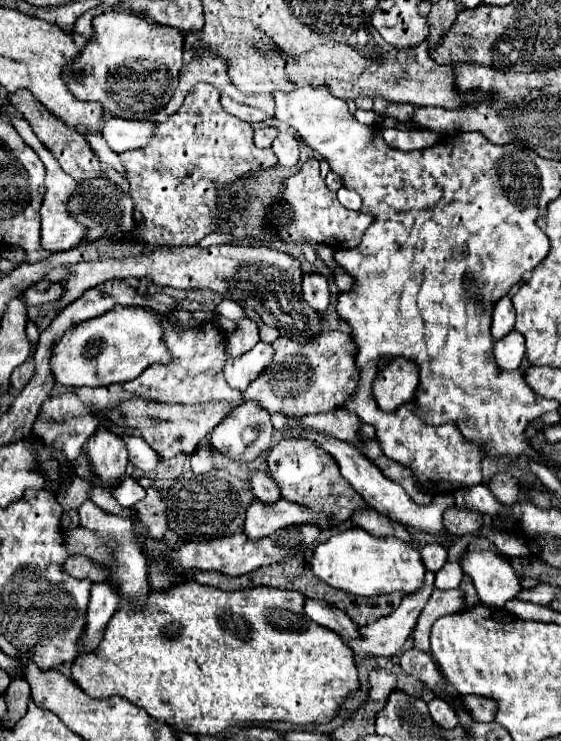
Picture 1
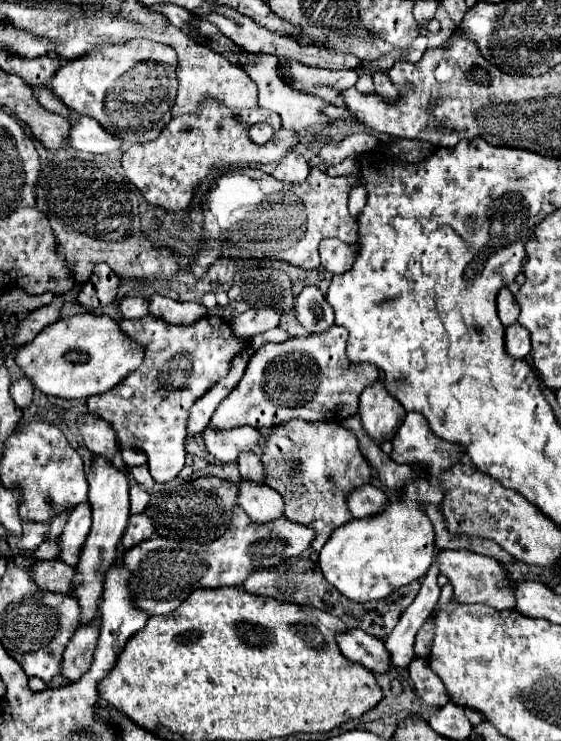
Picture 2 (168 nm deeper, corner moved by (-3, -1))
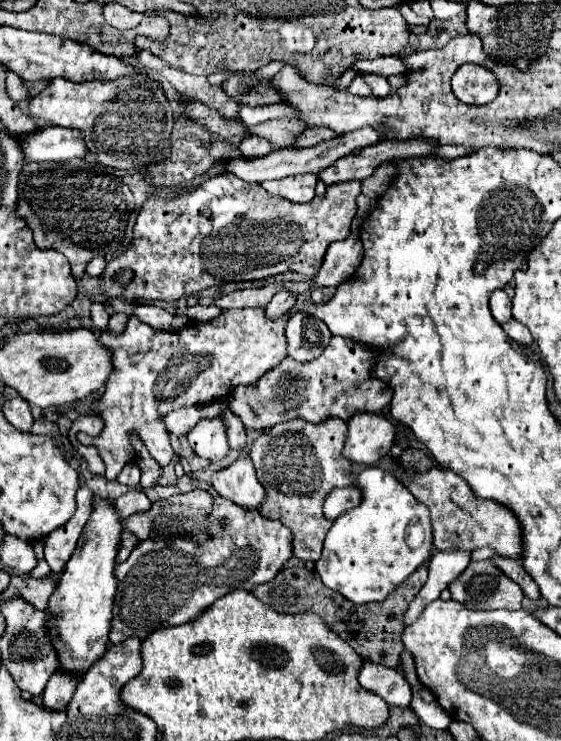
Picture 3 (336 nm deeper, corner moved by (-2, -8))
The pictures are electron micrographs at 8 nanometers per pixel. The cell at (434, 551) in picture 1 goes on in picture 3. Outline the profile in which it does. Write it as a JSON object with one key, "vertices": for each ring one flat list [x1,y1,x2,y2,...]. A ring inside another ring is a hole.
{"vertices":[[492,560,470,562,468,568,450,584,450,593,453,600,466,604,472,610,520,610,524,598,520,586,512,582,498,566,494,566]]}

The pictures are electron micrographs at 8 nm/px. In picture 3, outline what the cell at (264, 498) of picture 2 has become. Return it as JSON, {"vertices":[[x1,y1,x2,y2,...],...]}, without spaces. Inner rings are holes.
{"vertices":[[242,452,228,468,214,472,212,486,220,496,234,500,246,508,258,508,258,504,262,504,266,498,248,452]]}

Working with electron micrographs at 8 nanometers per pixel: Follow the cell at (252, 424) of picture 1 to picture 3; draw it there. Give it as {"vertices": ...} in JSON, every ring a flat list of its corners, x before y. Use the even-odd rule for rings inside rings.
{"vertices":[[220,418,200,420,186,438,192,450,210,462,220,462,228,454,226,428]]}

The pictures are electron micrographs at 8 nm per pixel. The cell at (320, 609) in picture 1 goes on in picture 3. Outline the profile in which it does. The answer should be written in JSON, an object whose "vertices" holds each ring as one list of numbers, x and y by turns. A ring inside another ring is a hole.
{"vertices":[[366,664,360,672,360,684,368,690,384,698,390,706,408,708,412,702,412,688,406,682,404,674,394,668,382,668,378,664]]}

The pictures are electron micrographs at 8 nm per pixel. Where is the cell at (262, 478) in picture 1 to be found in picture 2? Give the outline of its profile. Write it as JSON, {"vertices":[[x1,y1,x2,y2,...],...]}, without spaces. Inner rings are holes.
{"vertices":[[243,453,239,455,239,473,243,479,253,481,253,483,265,483,263,475,263,463,257,453]]}

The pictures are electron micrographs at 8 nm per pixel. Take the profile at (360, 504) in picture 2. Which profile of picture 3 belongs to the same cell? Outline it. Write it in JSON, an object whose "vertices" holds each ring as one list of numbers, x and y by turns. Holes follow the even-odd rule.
{"vertices":[[346,486,346,488,334,488,328,496,326,496,326,504,324,504,324,516,328,520,336,520,340,514,344,514,346,510,354,508,356,504,360,504,362,496,358,492,356,486]]}

